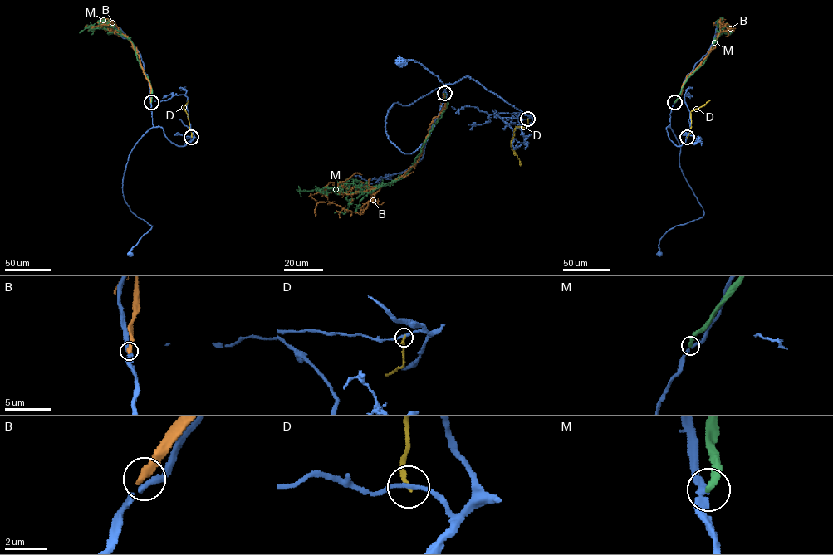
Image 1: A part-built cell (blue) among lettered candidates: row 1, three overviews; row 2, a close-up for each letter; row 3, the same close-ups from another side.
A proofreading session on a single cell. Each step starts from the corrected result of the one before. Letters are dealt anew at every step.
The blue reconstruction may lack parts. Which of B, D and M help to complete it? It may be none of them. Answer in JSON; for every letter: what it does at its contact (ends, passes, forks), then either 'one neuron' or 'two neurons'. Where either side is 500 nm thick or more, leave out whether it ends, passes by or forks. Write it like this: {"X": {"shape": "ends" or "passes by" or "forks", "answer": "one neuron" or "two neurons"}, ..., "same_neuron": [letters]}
{"B": {"shape": "ends", "answer": "two neurons"}, "D": {"shape": "ends", "answer": "two neurons"}, "M": {"shape": "ends", "answer": "two neurons"}, "same_neuron": []}

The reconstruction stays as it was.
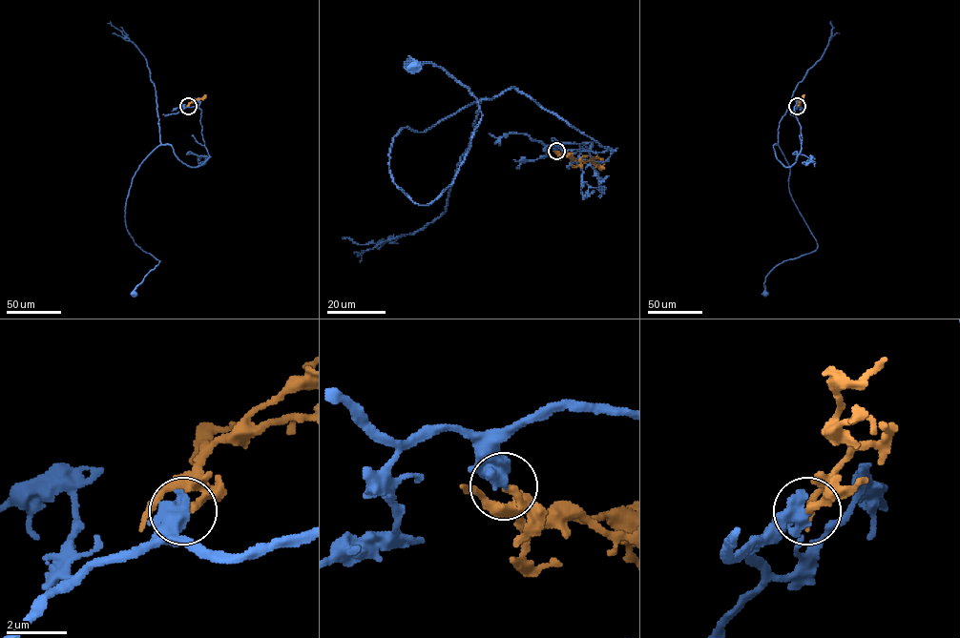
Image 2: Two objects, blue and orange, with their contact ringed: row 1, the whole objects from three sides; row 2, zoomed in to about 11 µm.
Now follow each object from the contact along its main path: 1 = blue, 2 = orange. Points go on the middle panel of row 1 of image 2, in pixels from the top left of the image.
1: (557, 151), (613, 152), (511, 88), (393, 137), (414, 202), (452, 183), (482, 113), (441, 67), (413, 67)
2: (556, 151), (575, 159), (592, 159), (599, 167), (605, 162)

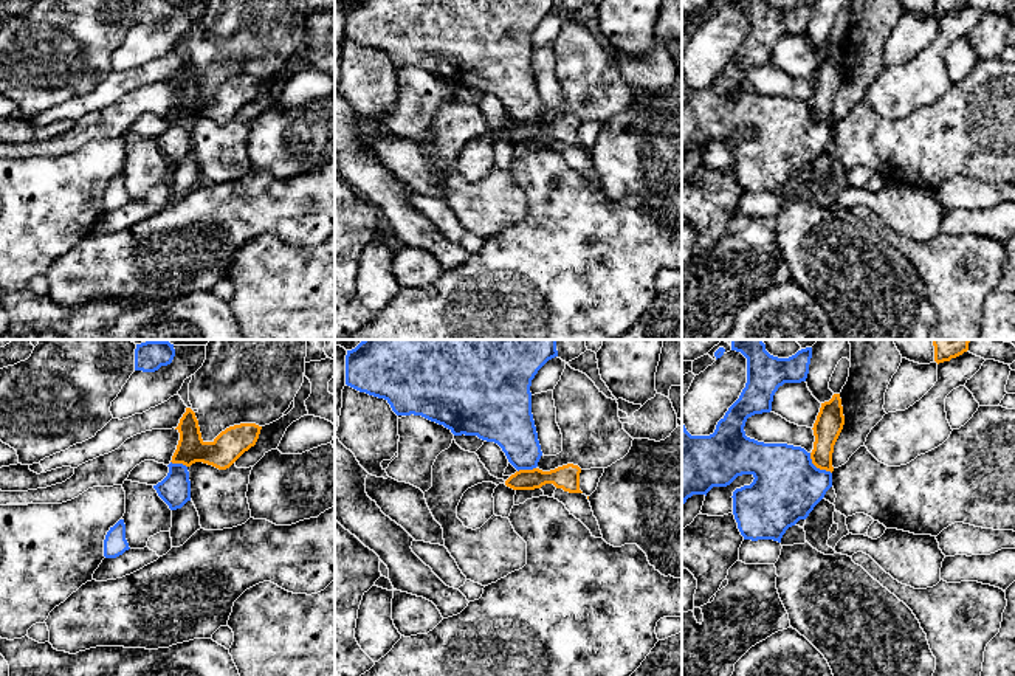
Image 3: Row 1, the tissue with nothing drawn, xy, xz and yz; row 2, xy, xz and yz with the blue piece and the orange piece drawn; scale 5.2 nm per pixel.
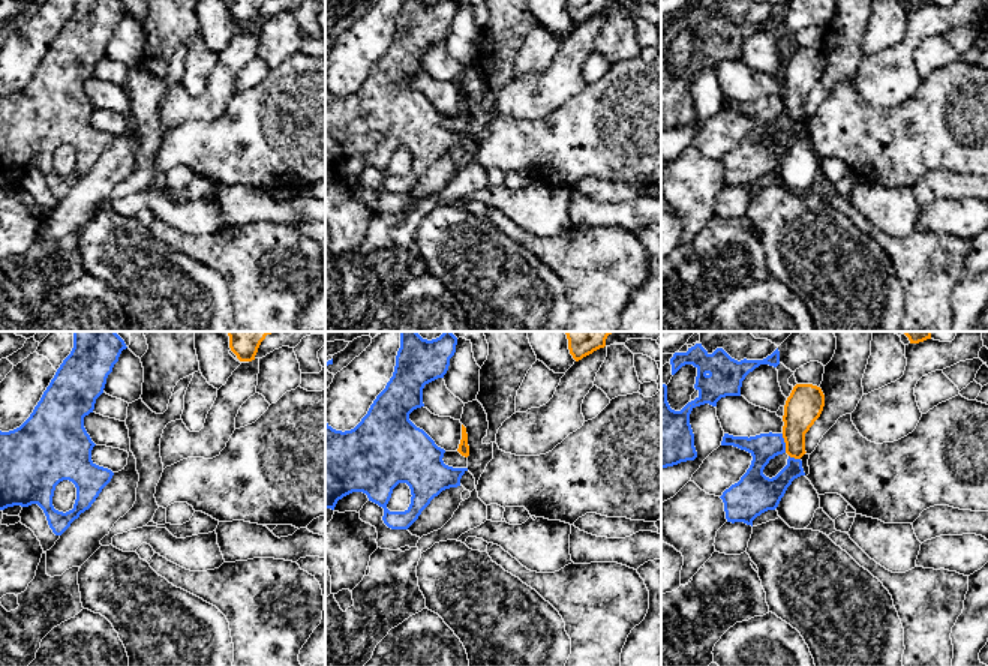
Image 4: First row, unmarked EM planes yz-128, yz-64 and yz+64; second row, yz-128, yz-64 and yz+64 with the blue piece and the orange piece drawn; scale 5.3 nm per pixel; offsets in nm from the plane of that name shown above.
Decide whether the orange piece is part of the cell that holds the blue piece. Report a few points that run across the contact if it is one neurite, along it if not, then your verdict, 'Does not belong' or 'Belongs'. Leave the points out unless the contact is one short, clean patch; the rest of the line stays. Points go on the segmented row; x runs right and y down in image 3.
Line: yz (809, 453), (811, 461), (817, 467), (831, 473). Does not belong

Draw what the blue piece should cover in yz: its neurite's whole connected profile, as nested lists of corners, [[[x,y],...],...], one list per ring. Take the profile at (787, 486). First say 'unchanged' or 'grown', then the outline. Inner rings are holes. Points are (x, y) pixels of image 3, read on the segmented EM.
unchanged | [[[731,340],[731,350],[747,358],[747,383],[739,398],[728,408],[710,436],[691,436],[682,417],[682,509],[693,495],[705,495],[713,487],[727,487],[738,476],[752,474],[755,479],[733,491],[733,515],[744,540],[773,540],[800,519],[806,519],[814,507],[832,487],[832,473],[812,464],[810,453],[787,443],[764,443],[745,436],[748,417],[770,412],[773,395],[784,383],[806,381],[812,347],[798,350],[789,358],[778,358],[766,350],[762,340]]]

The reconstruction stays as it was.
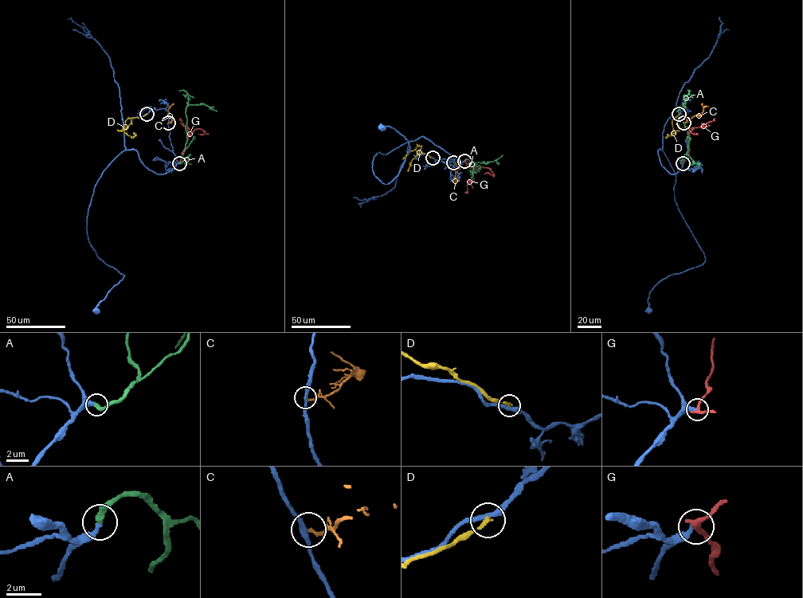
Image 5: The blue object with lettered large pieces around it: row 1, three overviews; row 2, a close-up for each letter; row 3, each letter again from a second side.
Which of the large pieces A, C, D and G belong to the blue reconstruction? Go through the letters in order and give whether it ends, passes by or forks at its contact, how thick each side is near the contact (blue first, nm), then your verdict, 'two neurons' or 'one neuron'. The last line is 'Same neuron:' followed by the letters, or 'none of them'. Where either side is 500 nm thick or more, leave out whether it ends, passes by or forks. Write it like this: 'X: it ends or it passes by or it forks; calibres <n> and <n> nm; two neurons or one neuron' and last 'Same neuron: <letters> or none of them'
A: it ends; calibres 320 and 280 nm; one neuron
C: it ends; calibres 260 and 170 nm; two neurons
D: it ends; calibres 300 and 190 nm; two neurons
G: it passes by; calibres 320 and 280 nm; two neurons
Same neuron: A

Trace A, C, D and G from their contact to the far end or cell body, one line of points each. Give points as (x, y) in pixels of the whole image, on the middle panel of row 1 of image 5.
A: (464, 161), (468, 160), (468, 165), (472, 167), (471, 157), (474, 162), (487, 163), (503, 155)
C: (453, 162), (459, 169), (453, 181), (459, 179)
D: (432, 158), (419, 151), (409, 151), (421, 146), (418, 154)
G: (465, 161), (467, 167), (474, 168), (473, 179), (468, 181), (465, 193)

